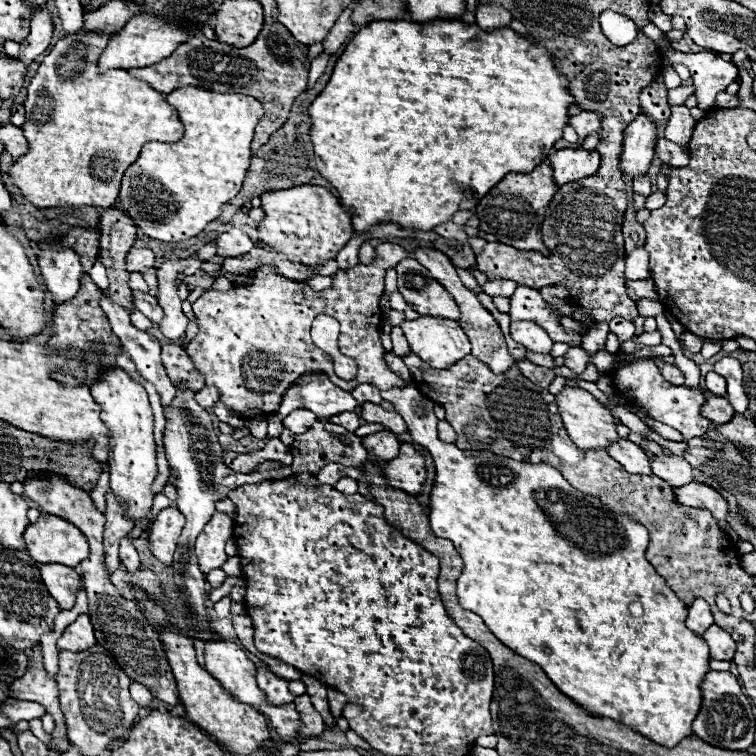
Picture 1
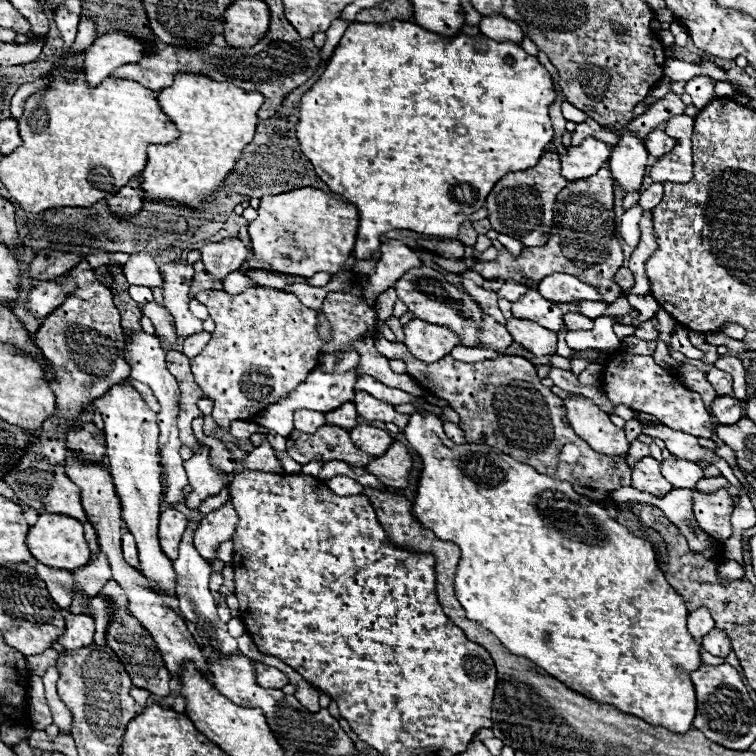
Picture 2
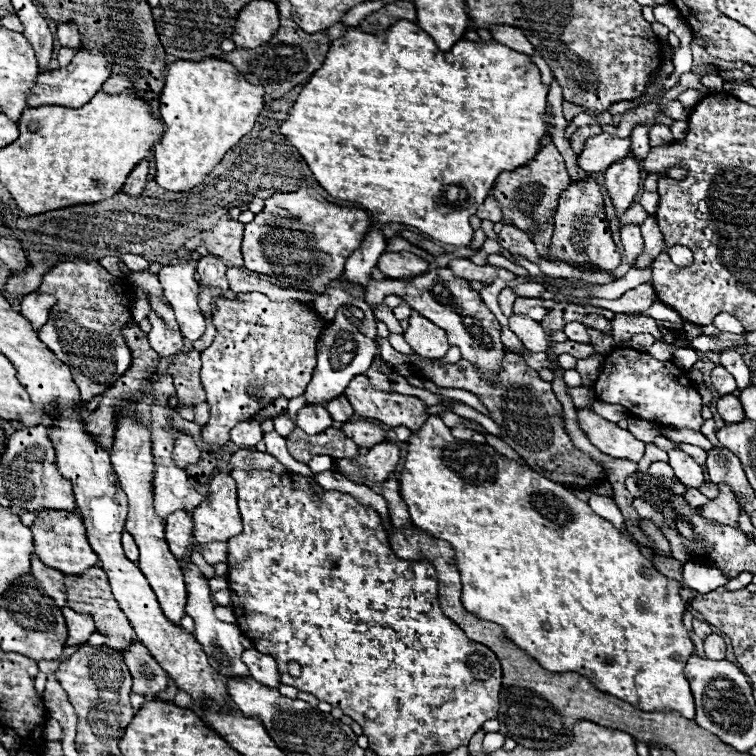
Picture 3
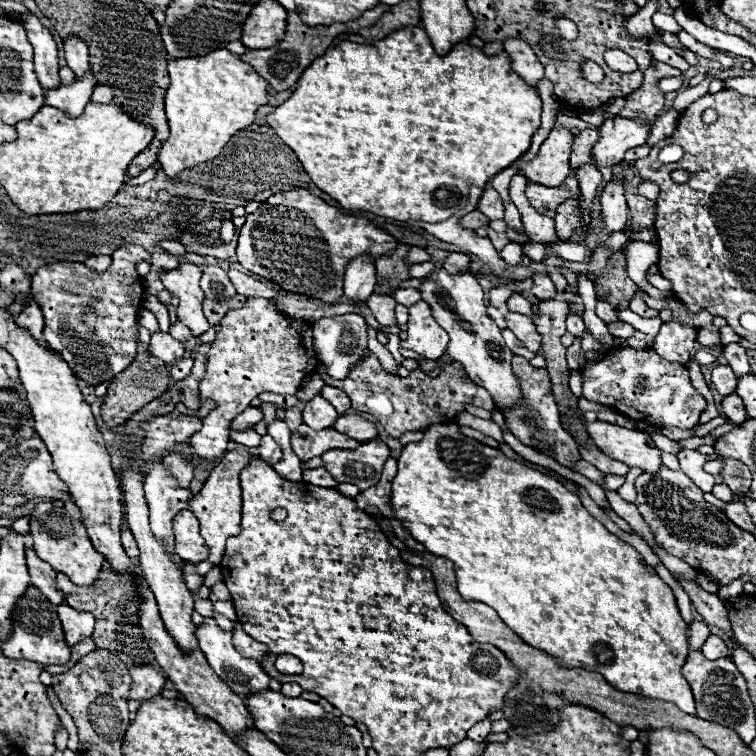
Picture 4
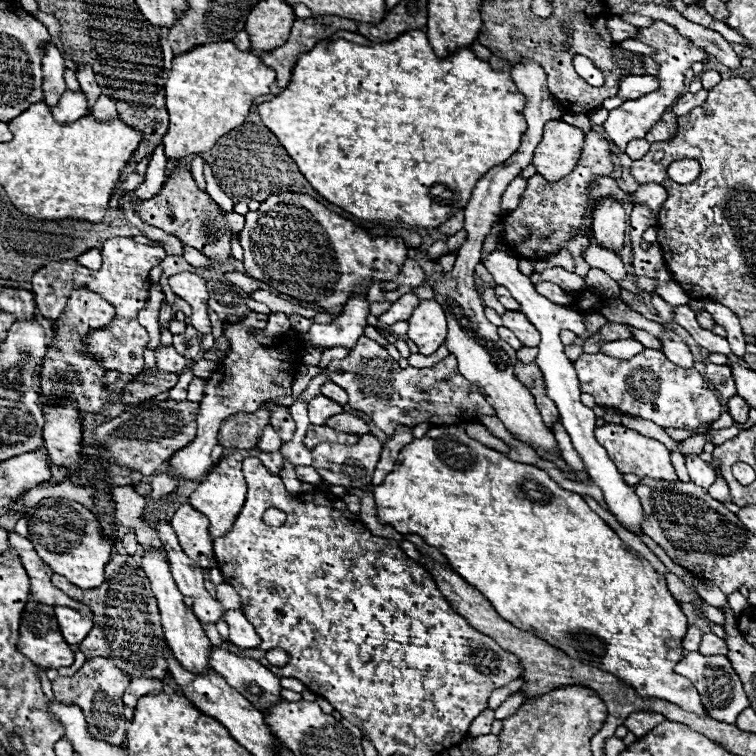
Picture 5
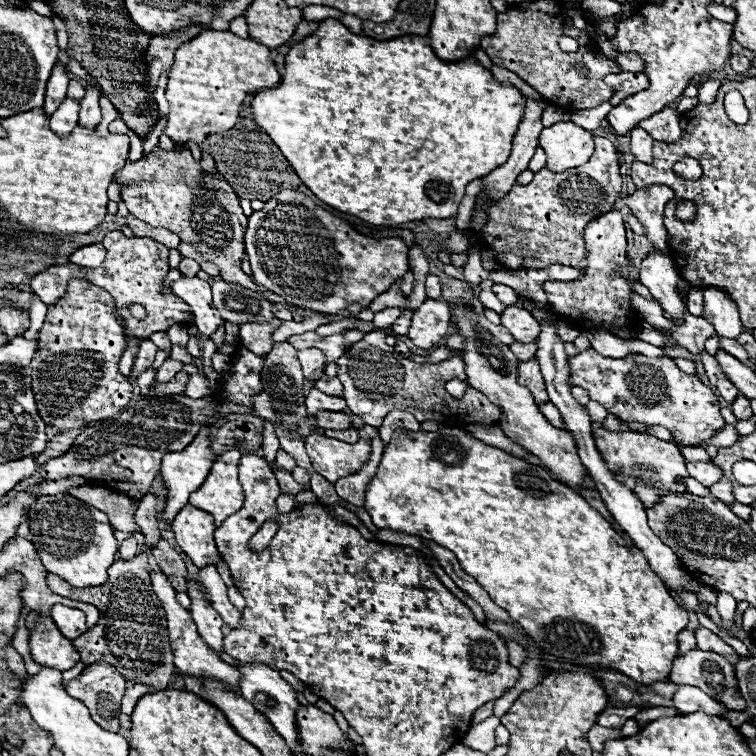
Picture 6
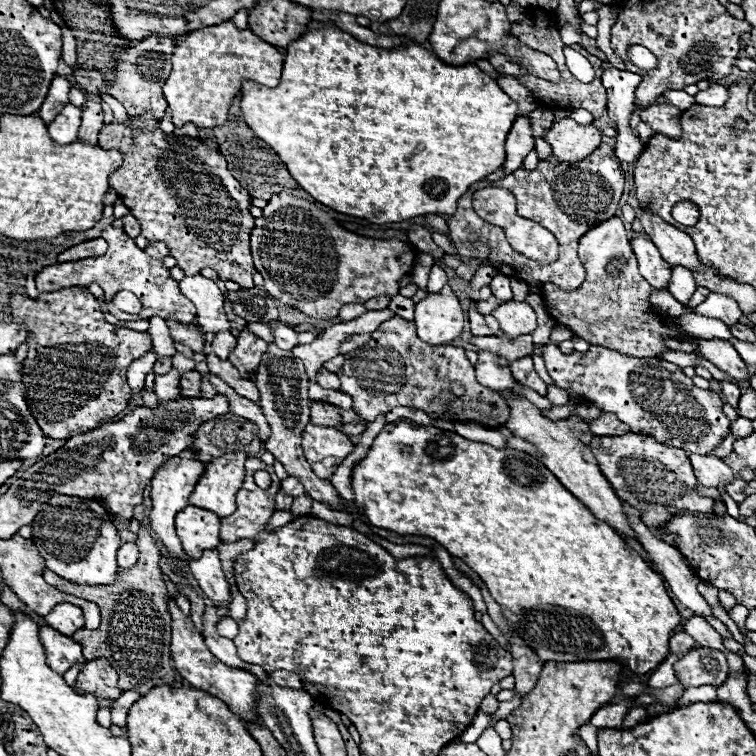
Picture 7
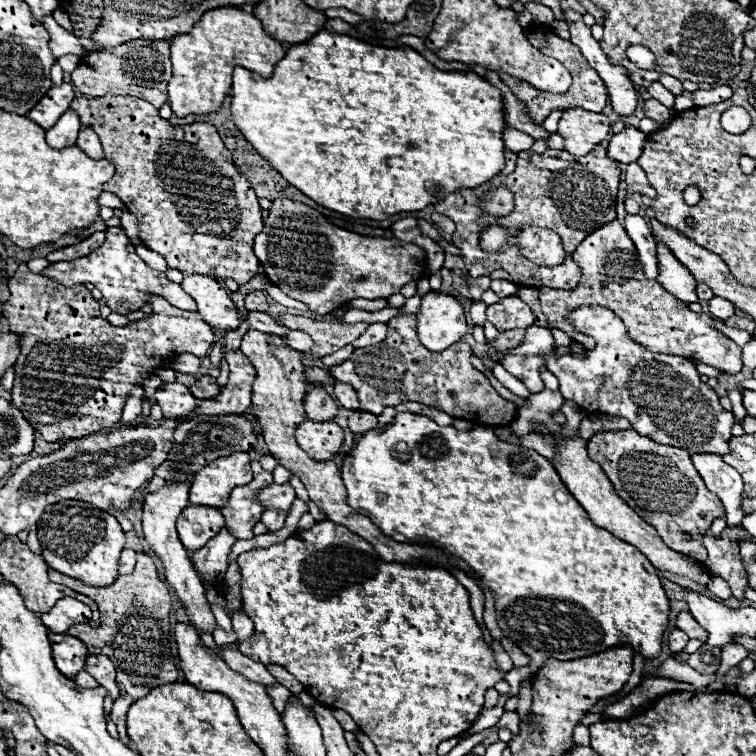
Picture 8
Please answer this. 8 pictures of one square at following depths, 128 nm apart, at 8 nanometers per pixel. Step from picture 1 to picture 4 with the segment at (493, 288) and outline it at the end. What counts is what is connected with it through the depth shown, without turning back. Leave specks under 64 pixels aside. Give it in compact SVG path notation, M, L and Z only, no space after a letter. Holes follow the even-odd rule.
M538 274L532 278L534 280L534 286L532 286L532 294L538 298L538 300L546 300L546 298L552 298L556 294L556 288L552 284L552 280L544 274Z

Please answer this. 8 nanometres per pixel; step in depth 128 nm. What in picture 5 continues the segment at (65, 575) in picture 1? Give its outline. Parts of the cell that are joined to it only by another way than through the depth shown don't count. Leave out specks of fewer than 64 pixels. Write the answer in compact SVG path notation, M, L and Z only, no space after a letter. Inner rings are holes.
M12 532L10 534L10 548L18 550L18 554L20 554L20 560L22 560L22 564L24 564L28 576L30 576L30 596L36 602L42 602L42 604L48 604L48 606L76 608L76 602L72 598L68 598L66 594L62 594L62 590L52 586L52 582L50 582L52 570L36 556L30 540Z

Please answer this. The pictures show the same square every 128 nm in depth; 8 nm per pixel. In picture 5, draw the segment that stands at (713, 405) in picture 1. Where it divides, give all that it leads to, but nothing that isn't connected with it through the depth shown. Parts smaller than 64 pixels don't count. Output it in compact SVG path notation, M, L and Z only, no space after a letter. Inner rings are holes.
M734 396L734 398L730 398L728 400L728 412L730 412L730 416L734 418L734 422L746 422L748 420L748 406L746 406L746 402L742 400L742 398L738 398L738 396Z

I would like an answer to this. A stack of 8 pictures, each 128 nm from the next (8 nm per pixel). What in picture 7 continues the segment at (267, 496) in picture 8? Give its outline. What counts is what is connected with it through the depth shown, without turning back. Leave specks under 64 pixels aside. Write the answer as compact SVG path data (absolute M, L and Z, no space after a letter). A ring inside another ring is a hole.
M288 476L286 480L282 480L282 492L296 498L298 494L304 494L306 490L302 488L302 482L296 476Z

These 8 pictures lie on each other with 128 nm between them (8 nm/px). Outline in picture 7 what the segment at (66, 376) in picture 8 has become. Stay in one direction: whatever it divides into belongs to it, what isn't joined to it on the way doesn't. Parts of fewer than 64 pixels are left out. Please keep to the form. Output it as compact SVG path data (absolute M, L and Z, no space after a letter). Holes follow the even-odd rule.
M86 286L40 294L38 300L14 294L10 306L12 320L24 322L30 330L30 350L22 362L22 384L26 386L26 402L48 438L68 440L104 420L114 420L126 410L132 398L126 370L152 348L148 332L134 332L106 322L98 300ZM166 320L166 322L168 322L168 328L170 328L170 334L172 334L174 342L182 342L182 344L190 346L192 350L202 350L204 348L202 330L198 330L196 322L190 324L190 326L182 326L174 320Z

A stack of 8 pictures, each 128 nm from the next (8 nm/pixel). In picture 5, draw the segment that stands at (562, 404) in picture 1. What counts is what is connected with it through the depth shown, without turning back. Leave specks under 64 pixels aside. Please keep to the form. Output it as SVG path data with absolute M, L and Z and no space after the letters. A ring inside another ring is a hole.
M604 424L604 426L596 428L596 440L606 448L608 456L614 460L614 464L618 466L618 470L622 474L634 472L634 474L638 474L638 478L650 476L650 478L668 480L668 482L678 480L678 476L670 464L670 450L654 438L646 438L646 436L638 434L636 430L630 430L622 424Z

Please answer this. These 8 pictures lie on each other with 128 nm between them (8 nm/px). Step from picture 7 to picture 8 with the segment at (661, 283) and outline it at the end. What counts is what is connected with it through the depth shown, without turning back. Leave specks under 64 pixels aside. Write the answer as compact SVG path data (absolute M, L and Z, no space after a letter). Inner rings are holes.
M626 214L624 228L626 228L628 236L632 238L632 242L638 250L638 256L640 256L646 278L654 280L658 276L658 254L656 254L656 240L652 236L650 226L644 222L642 216Z

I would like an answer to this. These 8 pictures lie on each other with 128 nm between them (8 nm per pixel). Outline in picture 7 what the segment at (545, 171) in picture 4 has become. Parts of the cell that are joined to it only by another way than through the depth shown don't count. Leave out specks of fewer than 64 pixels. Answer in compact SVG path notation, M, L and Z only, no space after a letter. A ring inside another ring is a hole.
M562 118L552 124L544 140L552 146L552 154L558 162L580 162L598 148L602 132L594 124L580 126L570 118Z

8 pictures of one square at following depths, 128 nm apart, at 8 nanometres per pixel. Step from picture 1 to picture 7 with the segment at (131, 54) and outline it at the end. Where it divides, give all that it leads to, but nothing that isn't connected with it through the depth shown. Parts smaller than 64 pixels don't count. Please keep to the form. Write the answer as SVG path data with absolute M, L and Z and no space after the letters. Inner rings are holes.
M66 104L64 110L54 118L54 122L48 124L48 132L56 144L70 144L78 138L78 126L80 126L80 108Z

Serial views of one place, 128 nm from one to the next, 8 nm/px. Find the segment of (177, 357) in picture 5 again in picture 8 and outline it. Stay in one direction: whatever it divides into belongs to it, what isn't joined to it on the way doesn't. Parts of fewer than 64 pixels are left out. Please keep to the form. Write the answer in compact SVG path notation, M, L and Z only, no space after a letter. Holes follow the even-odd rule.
M164 382L156 390L156 400L162 406L166 418L182 418L182 414L190 414L190 410L194 410L196 406L196 398L180 382L172 382L172 384Z

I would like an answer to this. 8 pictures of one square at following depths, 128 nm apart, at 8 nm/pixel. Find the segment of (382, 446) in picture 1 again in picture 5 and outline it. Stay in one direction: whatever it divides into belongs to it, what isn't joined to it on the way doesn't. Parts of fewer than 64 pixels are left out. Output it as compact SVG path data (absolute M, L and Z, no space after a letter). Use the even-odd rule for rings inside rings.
M348 412L336 414L334 418L330 418L330 420L326 422L326 426L334 428L334 430L338 430L338 432L346 432L346 434L358 434L358 436L370 434L368 424L366 424L362 418L352 416L352 414L348 414Z

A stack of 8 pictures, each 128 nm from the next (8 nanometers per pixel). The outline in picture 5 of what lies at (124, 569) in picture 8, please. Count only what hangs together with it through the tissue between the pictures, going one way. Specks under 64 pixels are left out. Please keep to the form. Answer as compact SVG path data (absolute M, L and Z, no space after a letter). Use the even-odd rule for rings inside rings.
M128 532L126 536L120 538L120 546L124 548L124 552L126 552L128 556L134 556L134 554L138 552L138 542L136 542L136 536L134 536L132 532Z

